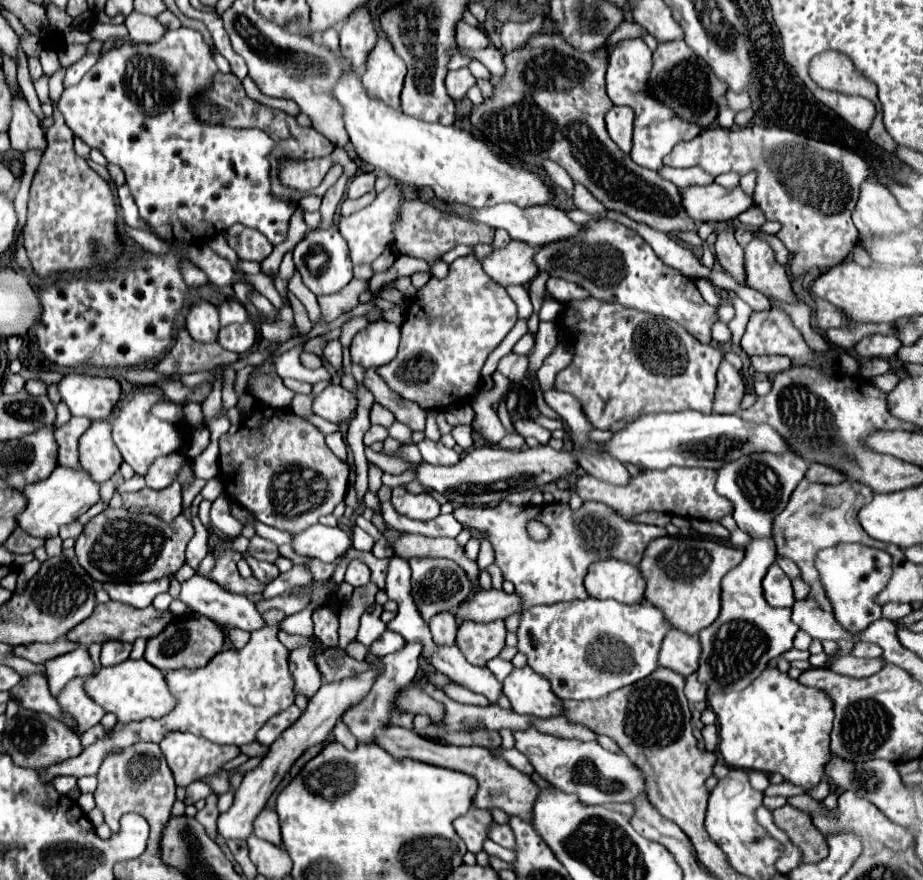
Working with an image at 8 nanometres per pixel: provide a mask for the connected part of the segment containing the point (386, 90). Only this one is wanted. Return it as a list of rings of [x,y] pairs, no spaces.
[[[379,38],[373,52],[367,54],[365,72],[361,76],[363,86],[373,96],[379,96],[387,106],[399,110],[401,108],[401,88],[405,78],[405,64],[393,52],[391,42],[387,38]]]

